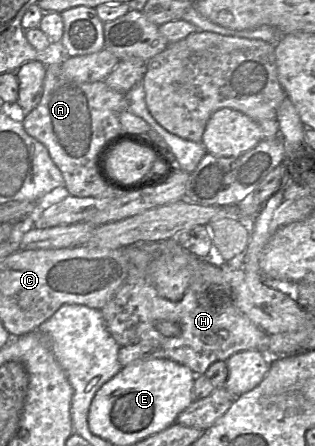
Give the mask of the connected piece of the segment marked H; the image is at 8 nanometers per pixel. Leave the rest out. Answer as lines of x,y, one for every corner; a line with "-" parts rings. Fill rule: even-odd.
184,251
182,255
180,255
184,259
186,259
187,269
190,274
190,283
189,286
180,301
170,301
158,295
156,290
153,287
145,286
145,285
134,285
134,284
124,284
113,296
112,298
104,305
104,307
100,310
102,316
104,318
104,322
106,328
115,339
115,341
120,346
127,345
136,345
136,344
155,344
157,345
165,354
165,358
177,362
181,365
187,366
196,376
204,374
207,369
216,361
227,361
233,354
245,351
245,350
255,350
260,351
261,353
266,353
269,348
269,335
257,327
237,306
233,292
229,283
225,280
223,271
220,266
226,263
217,253
213,252
211,257
199,258
189,251
-
161,320
166,320
170,322
176,322
181,327
181,334
179,336
164,336
156,329
156,323

